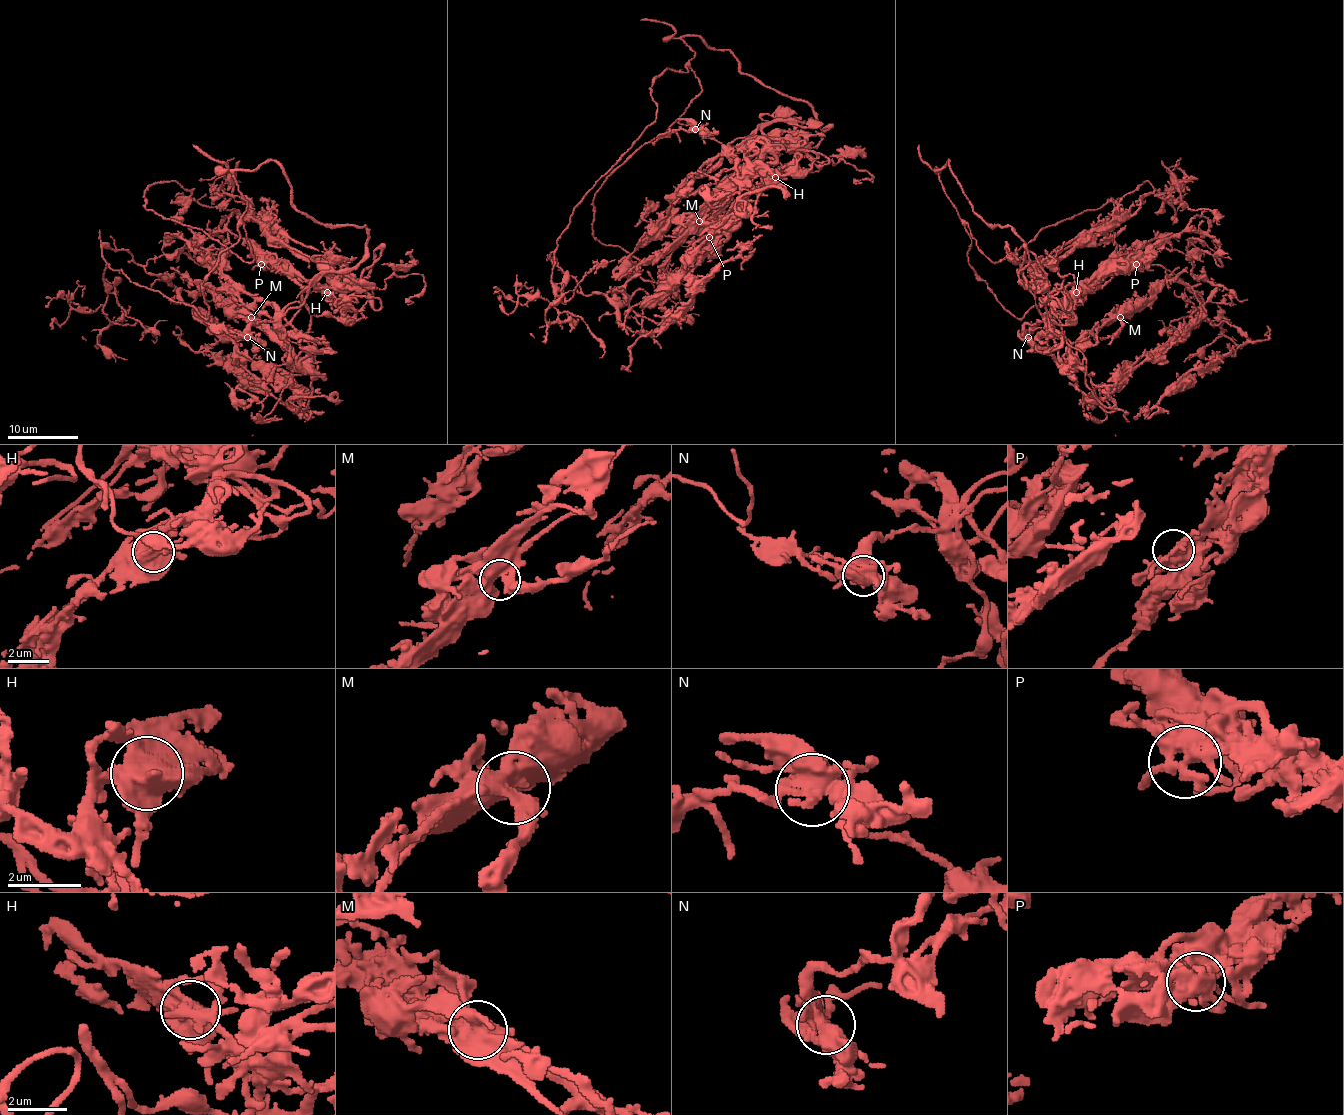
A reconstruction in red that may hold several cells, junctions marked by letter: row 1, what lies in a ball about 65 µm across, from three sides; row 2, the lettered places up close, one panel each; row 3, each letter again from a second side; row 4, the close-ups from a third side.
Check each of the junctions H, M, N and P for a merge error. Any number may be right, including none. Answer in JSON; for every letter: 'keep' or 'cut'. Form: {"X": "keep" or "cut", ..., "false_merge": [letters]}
{"H": "keep", "M": "keep", "N": "keep", "P": "keep", "false_merge": []}

